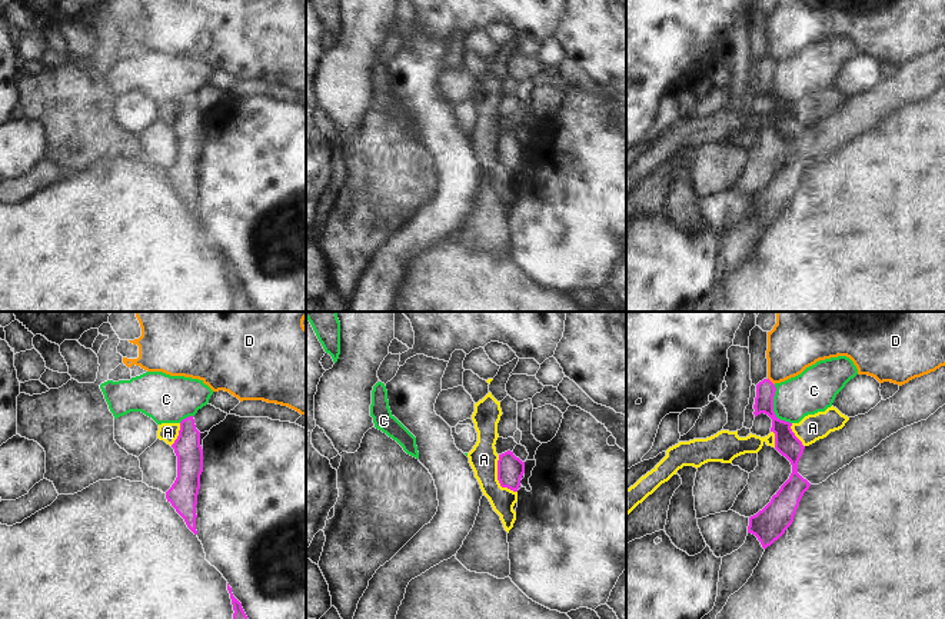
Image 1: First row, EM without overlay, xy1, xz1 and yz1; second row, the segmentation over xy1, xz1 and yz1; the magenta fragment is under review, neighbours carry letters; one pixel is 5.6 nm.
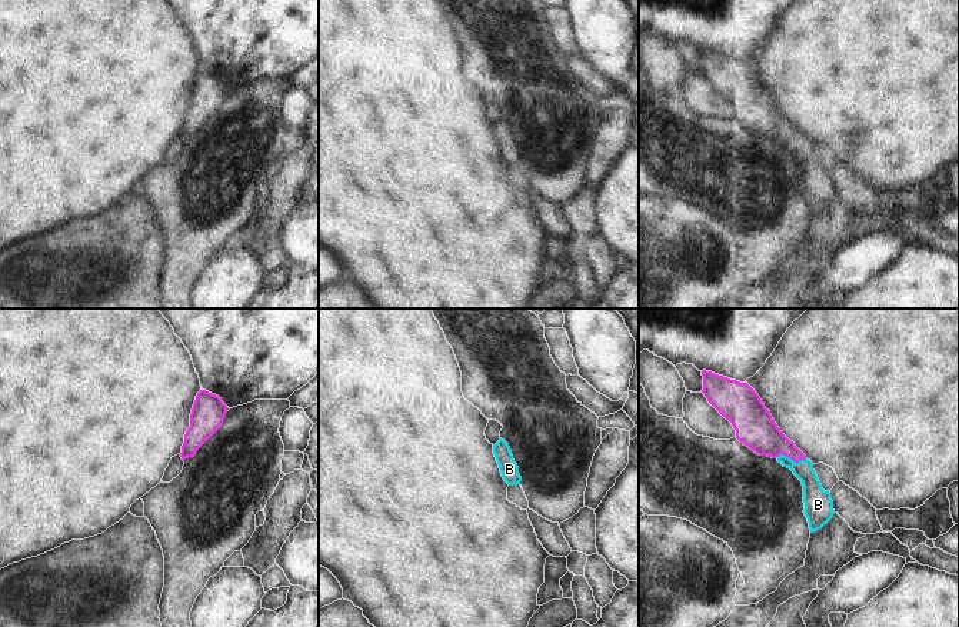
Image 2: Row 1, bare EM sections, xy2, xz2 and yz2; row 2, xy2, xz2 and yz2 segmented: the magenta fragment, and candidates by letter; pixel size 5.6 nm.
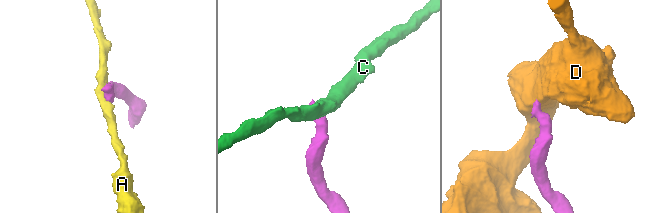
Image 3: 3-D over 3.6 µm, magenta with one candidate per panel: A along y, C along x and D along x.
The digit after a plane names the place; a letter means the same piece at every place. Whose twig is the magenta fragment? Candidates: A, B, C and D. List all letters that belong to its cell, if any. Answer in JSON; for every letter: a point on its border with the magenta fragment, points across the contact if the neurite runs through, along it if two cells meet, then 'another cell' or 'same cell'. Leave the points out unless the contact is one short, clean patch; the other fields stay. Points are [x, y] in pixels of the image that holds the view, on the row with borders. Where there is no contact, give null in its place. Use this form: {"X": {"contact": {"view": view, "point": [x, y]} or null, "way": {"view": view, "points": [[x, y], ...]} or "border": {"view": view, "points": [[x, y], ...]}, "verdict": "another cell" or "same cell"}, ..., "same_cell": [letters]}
{"A": {"contact": {"view": "xz1", "point": [498, 478]}, "border": {"view": "xz1", "points": [[498, 455], [498, 482], [516, 492]]}, "verdict": "another cell"}, "B": {"contact": {"view": "yz2", "point": [792, 459]}, "way": {"view": "yz2", "points": [[758, 430], [792, 459], [808, 476], [813, 496]]}, "verdict": "same cell"}, "C": {"contact": {"view": "yz1", "point": [772, 408]}, "border": {"view": "yz1", "points": [[774, 385], [774, 413], [791, 423]]}, "verdict": "another cell"}, "D": {"contact": {"view": "yz1", "point": [771, 382]}, "border": {"view": "yz1", "points": [[768, 378], [774, 385]]}, "verdict": "another cell"}, "same_cell": ["B"]}

